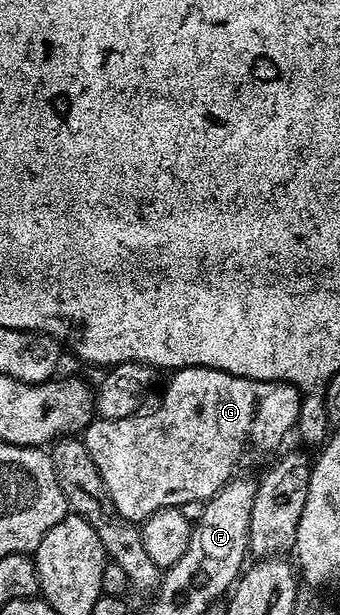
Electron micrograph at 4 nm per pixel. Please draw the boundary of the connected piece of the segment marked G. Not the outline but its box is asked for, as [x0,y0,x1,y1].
[81,367,300,524]

